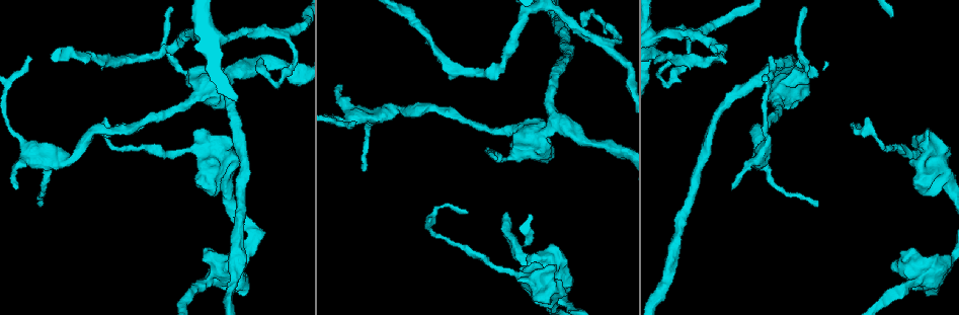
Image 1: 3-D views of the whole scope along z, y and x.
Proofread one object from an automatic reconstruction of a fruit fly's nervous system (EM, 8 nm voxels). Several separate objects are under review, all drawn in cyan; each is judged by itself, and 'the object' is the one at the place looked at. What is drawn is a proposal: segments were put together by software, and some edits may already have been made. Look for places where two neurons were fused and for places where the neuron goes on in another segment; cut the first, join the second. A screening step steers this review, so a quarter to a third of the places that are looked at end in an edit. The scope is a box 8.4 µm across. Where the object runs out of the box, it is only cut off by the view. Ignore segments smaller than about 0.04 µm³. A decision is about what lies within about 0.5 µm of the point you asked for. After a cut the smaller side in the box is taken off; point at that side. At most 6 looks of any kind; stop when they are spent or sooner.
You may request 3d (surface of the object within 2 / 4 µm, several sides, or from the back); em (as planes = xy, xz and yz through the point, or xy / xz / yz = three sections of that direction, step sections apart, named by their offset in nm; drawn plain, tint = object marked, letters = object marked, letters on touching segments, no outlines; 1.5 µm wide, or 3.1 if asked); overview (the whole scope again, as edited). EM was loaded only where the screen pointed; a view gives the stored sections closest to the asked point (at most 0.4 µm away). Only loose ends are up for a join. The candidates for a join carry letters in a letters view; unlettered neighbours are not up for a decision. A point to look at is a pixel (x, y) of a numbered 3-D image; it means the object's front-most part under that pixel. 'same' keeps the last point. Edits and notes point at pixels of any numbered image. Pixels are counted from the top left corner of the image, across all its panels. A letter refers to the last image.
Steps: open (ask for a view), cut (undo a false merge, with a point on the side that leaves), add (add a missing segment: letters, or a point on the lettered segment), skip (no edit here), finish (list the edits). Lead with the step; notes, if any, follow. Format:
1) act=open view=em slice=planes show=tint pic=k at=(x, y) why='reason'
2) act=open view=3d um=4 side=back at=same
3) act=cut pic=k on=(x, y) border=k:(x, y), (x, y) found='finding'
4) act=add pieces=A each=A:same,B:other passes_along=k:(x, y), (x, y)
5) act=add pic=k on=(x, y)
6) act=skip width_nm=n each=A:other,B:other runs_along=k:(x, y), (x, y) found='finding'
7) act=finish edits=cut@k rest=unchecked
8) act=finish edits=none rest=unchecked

act=open view=3d um=2 pic=1 at=(364, 169) why='tapers out'

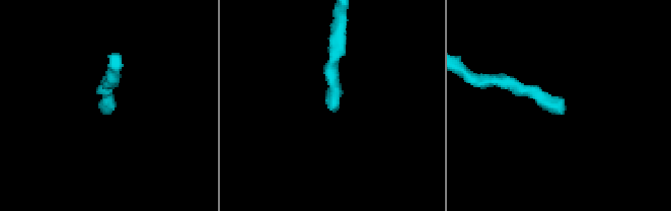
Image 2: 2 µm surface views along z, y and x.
act=open view=em slice=planes show=letters pic=2 at=(564, 111) why='shape alone is not enough'

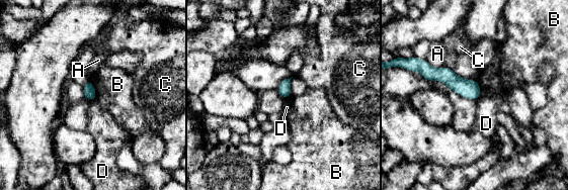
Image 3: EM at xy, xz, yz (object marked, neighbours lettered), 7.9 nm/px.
act=skip each=A:other,B:other,C:other,D:other runs_along=3:(425, 67), (477, 94) found='none of them fits'

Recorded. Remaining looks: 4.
act=open view=3d um=4 side=back pic=1 at=(734, 187) why='an open end'

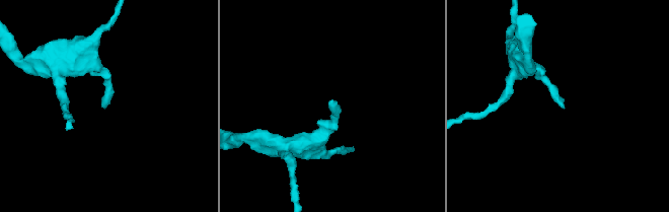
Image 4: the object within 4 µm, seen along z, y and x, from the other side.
act=open view=em slice=xz step=4 show=tint pic=4 at=(101, 107)

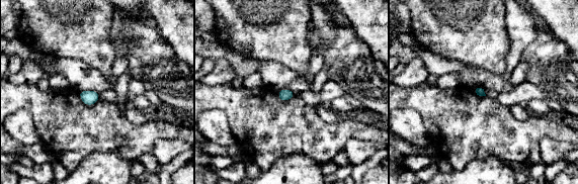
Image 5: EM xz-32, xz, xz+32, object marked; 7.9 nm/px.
act=open view=em slice=planes show=letters at=same why='cut it another way'

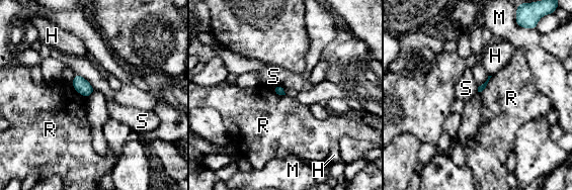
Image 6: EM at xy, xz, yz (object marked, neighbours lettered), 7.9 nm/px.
act=skip each=H:other,M:other,R:other,S:other found='none of them fits'

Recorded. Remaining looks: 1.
act=open view=em slice=planes show=letters pic=1 at=(279, 34) why='a fork'

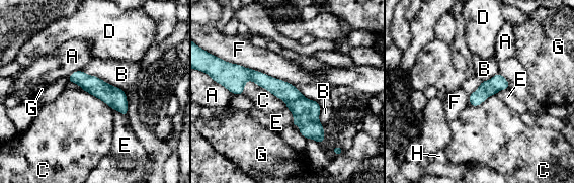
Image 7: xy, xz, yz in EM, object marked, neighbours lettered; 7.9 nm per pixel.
act=skip width_nm=140 each=A:other,B:other,C:other,D:other,E:other,F:other,G:other,H:other border=7:(245, 82), (265, 88), (288, 108) found='continuous, no second neuron'

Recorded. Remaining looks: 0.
act=finish edits=none rest=unchecked

